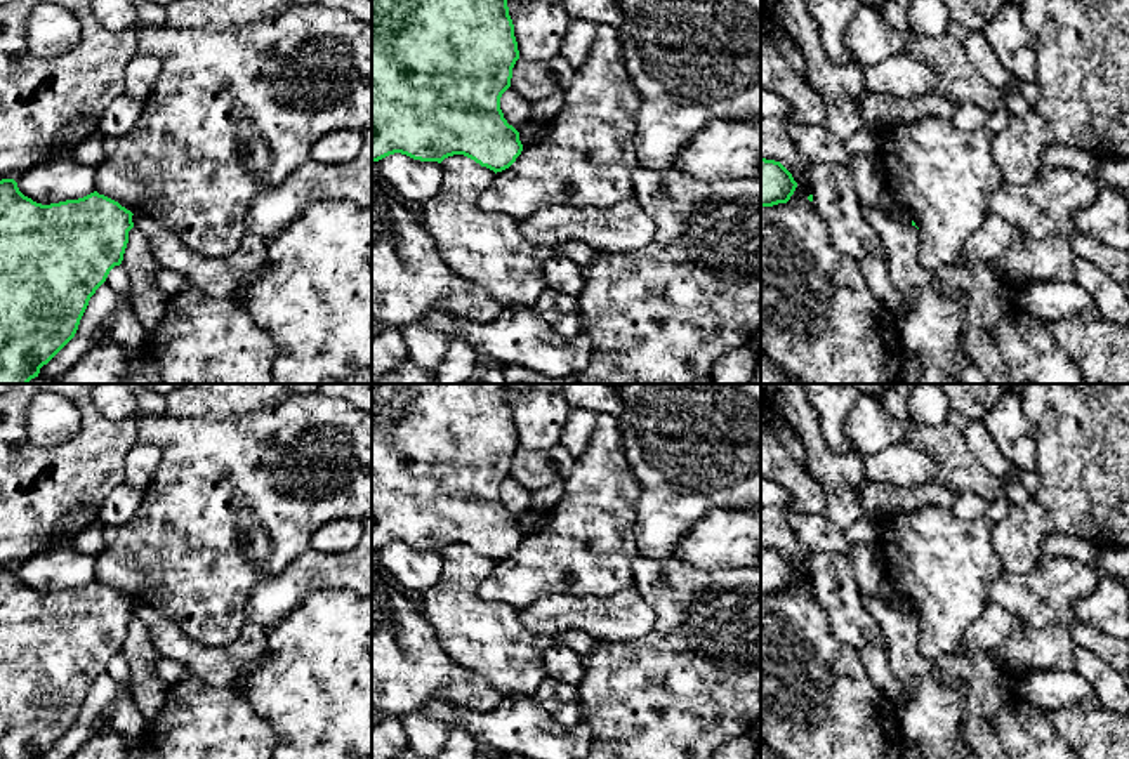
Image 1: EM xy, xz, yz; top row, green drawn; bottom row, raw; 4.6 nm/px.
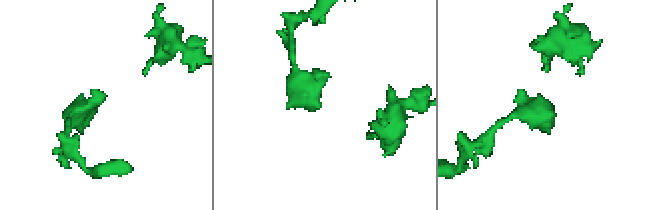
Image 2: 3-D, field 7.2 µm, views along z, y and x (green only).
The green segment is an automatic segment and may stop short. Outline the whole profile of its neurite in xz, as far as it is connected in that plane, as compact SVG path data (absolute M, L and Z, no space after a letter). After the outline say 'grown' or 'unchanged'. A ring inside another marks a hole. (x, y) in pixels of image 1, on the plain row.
M372 384L372 552L394 542L438 552L448 545L464 544L495 563L509 558L521 544L523 533L519 521L504 507L500 486L511 476L512 457L518 448L519 439L507 384Z | unchanged

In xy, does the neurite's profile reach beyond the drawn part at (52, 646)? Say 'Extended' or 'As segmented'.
As segmented

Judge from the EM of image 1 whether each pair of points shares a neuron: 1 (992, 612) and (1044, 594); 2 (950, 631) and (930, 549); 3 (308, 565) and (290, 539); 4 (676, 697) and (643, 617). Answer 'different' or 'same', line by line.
1: different
2: same
3: different
4: different

